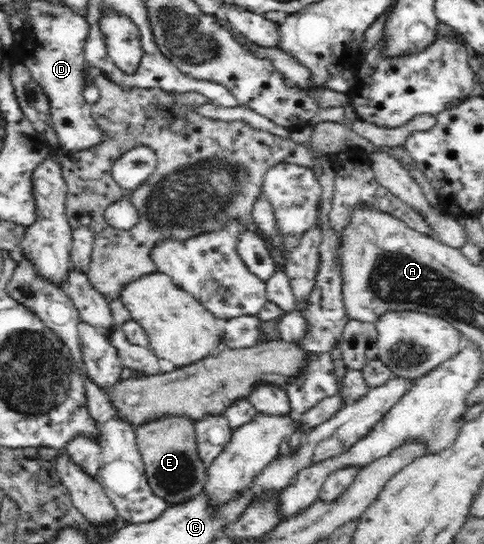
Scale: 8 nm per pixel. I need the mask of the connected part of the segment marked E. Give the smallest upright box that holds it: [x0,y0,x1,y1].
[137,414,208,505]

